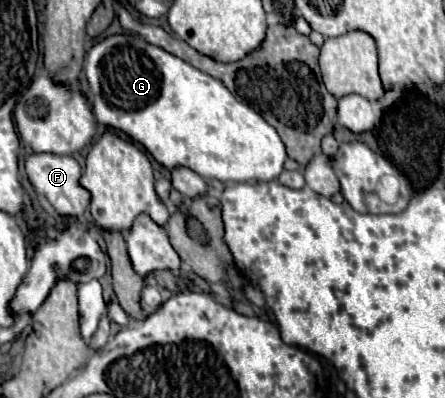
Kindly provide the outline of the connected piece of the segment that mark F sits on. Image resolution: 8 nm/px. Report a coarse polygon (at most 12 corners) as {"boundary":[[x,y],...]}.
{"boundary":[[32,154],[26,174],[64,216],[80,216],[90,194],[72,156]]}

